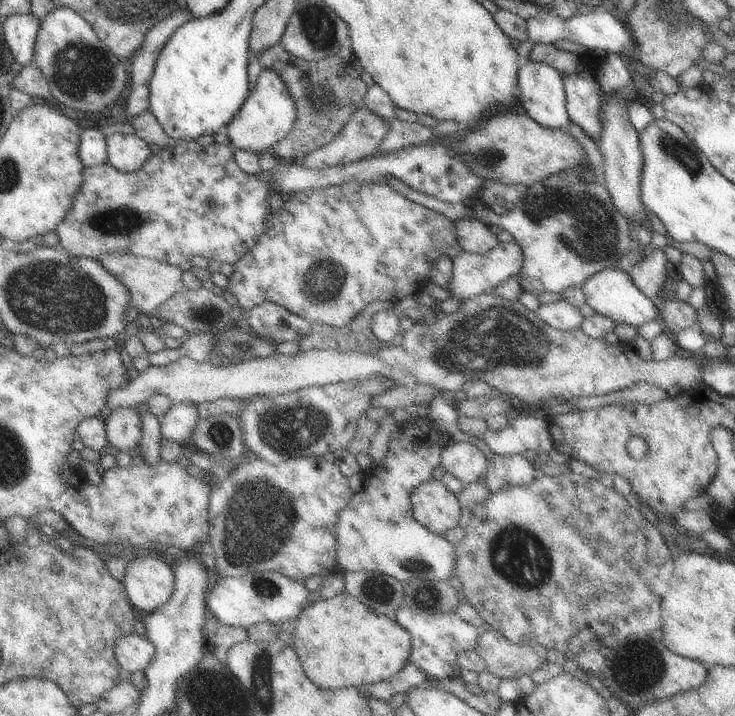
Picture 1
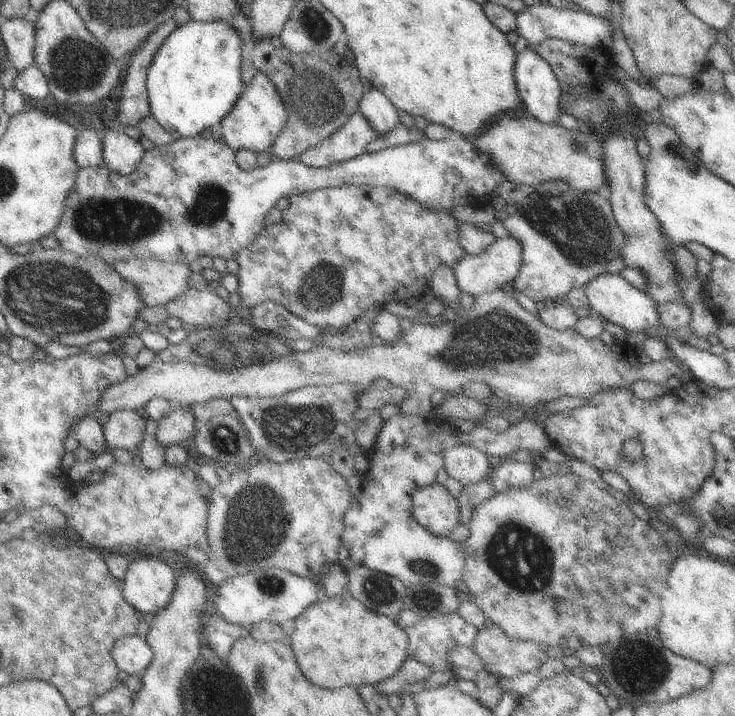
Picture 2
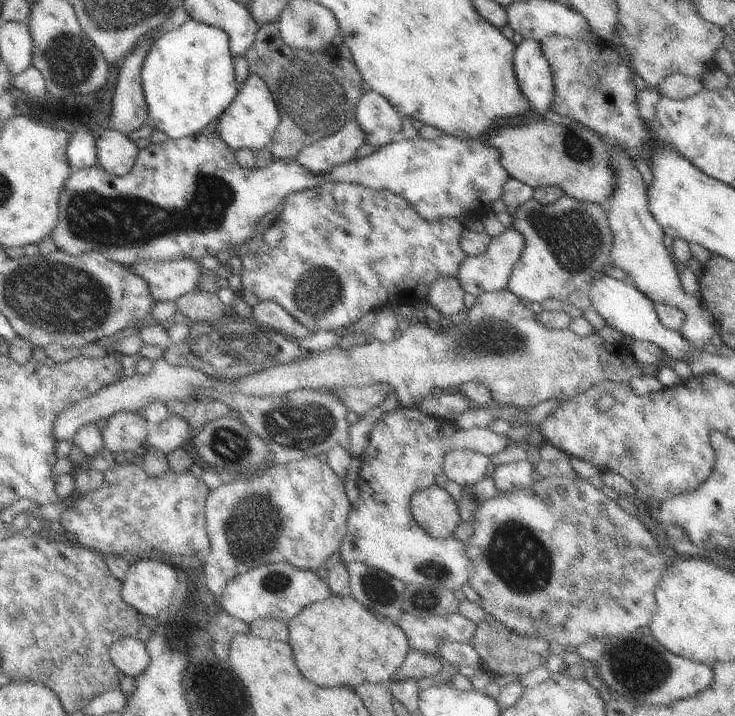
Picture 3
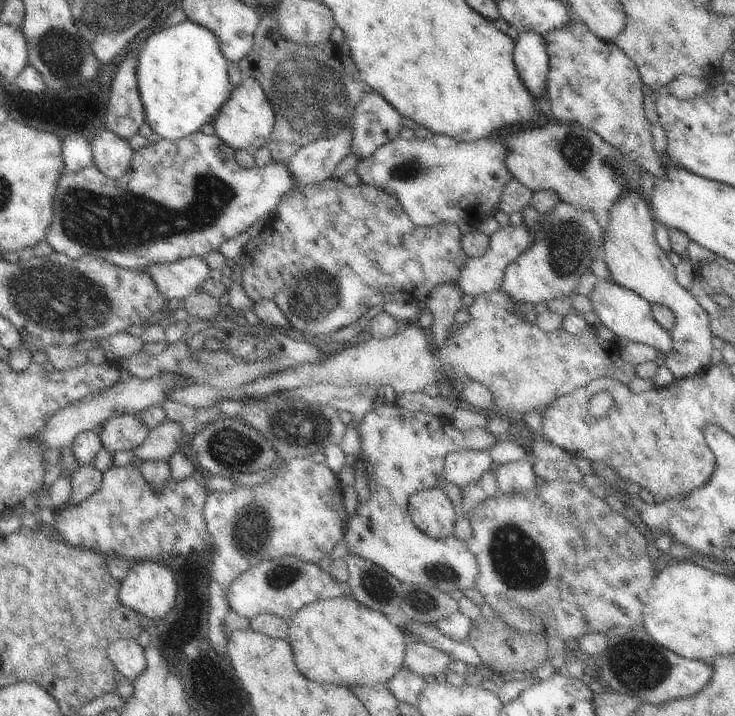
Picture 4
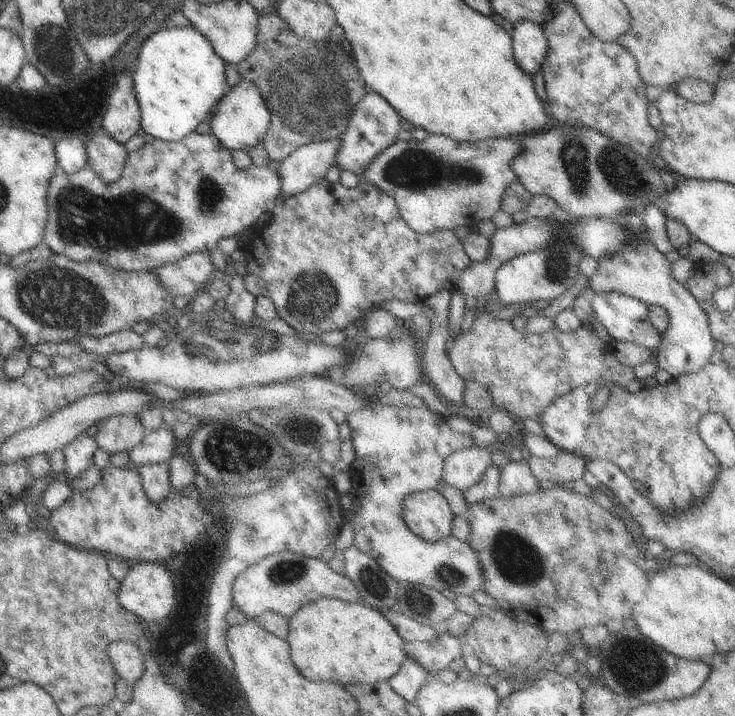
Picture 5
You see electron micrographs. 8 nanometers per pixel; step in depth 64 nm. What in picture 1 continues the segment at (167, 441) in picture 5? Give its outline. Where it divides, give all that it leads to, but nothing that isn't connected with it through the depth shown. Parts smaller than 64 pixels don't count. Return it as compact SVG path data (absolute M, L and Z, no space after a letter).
M184 402L174 405L160 421L162 422L161 440L172 440L180 444L187 442L195 432L199 421L197 404Z

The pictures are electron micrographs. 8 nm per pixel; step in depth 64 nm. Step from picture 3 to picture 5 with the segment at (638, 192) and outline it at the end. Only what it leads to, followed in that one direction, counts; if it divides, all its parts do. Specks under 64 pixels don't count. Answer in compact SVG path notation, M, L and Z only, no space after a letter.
M626 211L616 220L628 232L627 240L630 241L623 249L602 257L599 262L598 271L590 278L590 290L588 297L597 292L616 291L639 298L647 304L664 307L668 311L669 327L663 333L663 339L657 348L654 362L659 368L669 372L673 378L683 374L694 374L703 369L714 354L718 345L712 338L709 318L698 301L690 294L690 291L672 276L672 258L663 254L652 243L648 233L645 233L643 212Z

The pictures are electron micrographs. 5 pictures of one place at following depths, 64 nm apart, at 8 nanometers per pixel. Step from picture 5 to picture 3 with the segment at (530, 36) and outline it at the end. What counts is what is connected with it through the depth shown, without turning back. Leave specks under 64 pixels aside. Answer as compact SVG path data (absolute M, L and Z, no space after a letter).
M524 39L516 48L513 62L519 90L528 100L530 108L540 116L553 118L551 107L555 96L554 80L541 44Z

